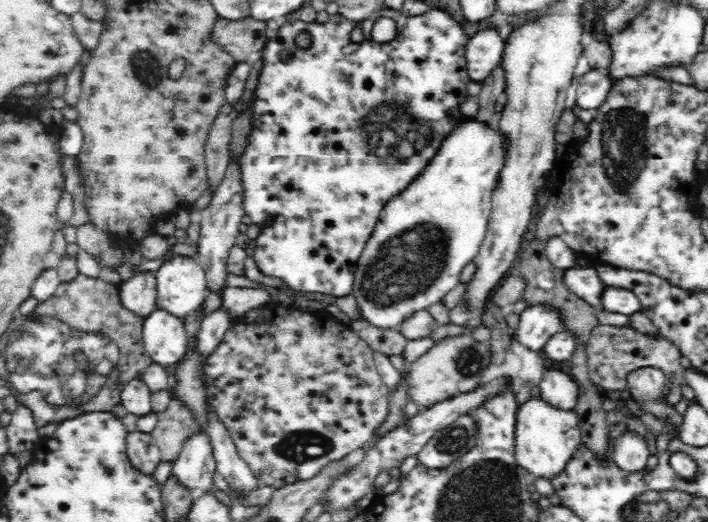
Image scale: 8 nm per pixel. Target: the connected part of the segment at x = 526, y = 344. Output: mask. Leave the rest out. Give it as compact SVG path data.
M527 306L519 314L511 337L524 348L540 352L545 340L560 330L563 330L561 318L549 306Z

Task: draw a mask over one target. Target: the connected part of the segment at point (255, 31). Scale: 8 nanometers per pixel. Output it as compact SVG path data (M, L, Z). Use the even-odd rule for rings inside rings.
M250 15L235 21L219 17L212 30L212 40L228 51L236 62L248 62L266 48L271 36L267 28L267 21L256 20Z

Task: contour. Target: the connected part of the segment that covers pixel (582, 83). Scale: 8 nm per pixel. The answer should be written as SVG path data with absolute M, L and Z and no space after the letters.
M590 69L586 74L578 77L576 107L584 110L602 107L610 93L611 80L607 72L601 69Z

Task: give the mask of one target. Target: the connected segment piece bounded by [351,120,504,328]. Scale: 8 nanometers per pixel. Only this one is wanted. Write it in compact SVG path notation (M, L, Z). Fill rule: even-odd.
M476 120L464 123L456 131L452 131L449 138L443 142L438 150L438 155L431 159L430 166L416 178L416 182L412 182L408 186L408 190L404 190L404 194L398 194L396 198L392 198L390 202L384 205L384 208L378 215L376 224L373 226L373 232L368 243L363 248L360 258L357 258L357 269L355 270L354 286L351 295L356 298L358 302L358 310L360 316L376 328L398 328L404 320L412 318L416 312L420 310L427 310L432 304L438 304L442 298L454 290L460 284L460 274L466 268L467 264L474 261L476 254L480 252L480 248L486 239L488 231L488 222L492 212L492 204L490 204L490 197L492 196L497 175L500 174L501 167L504 166L503 155L504 139L500 138L500 133L496 127L490 129L486 125L476 123Z

